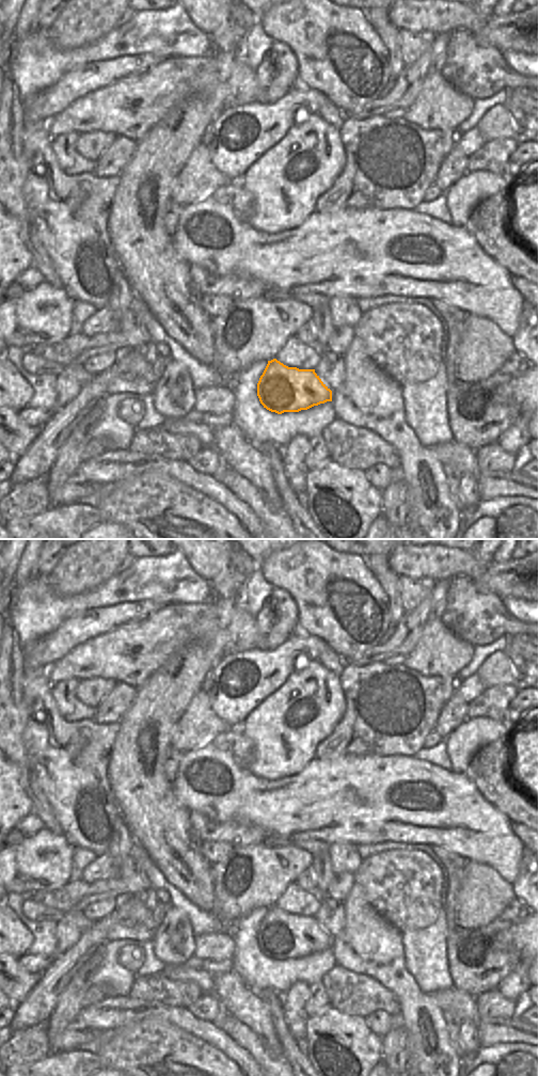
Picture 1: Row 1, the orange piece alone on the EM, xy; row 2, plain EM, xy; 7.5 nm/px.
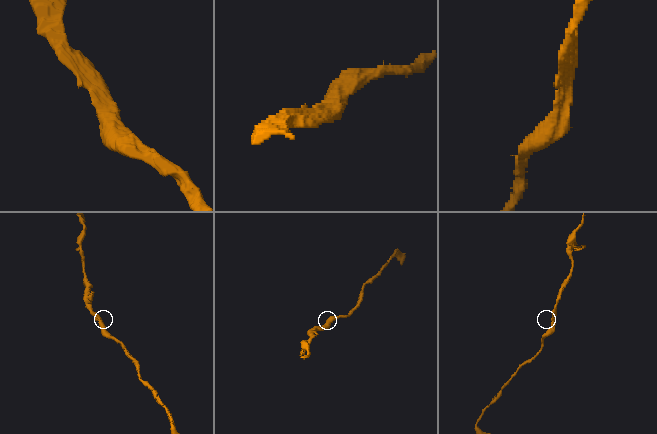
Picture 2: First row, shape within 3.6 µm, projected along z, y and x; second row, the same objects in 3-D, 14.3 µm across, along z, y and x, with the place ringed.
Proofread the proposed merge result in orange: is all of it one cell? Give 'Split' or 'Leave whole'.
Split

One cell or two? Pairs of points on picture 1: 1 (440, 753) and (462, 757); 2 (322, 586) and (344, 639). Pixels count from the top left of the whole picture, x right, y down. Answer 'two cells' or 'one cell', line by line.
1: two cells
2: one cell

